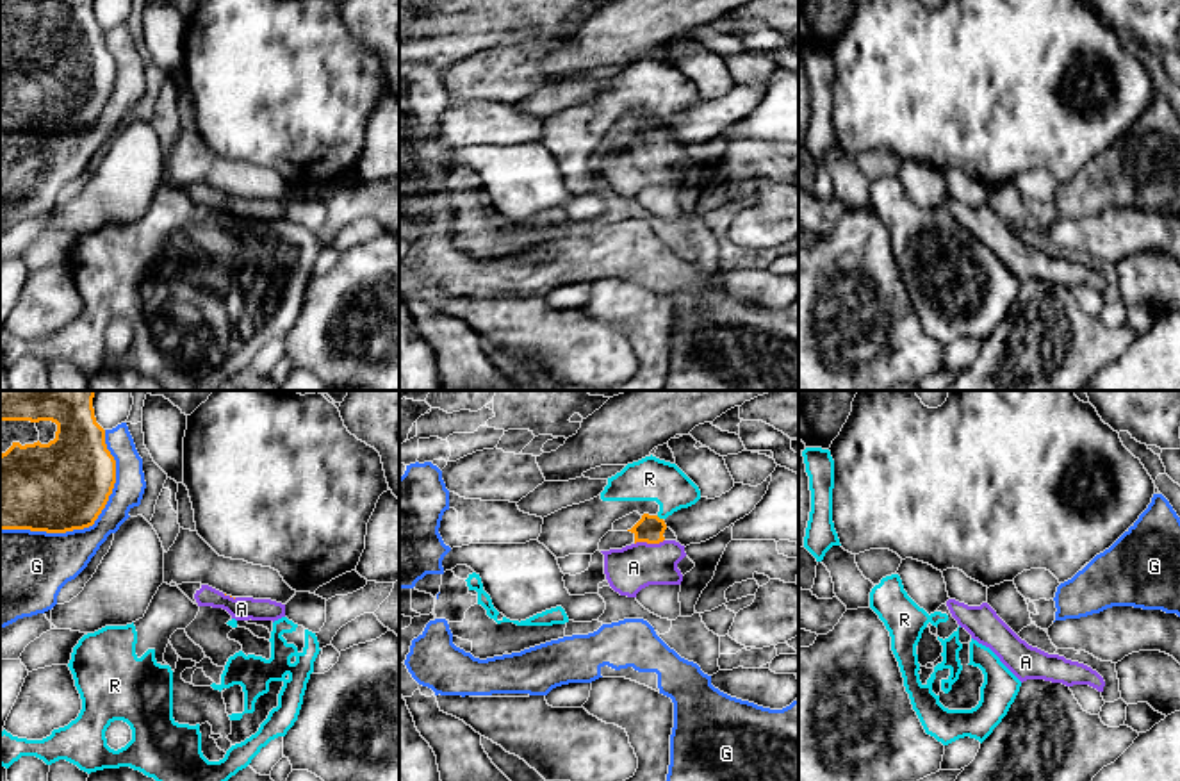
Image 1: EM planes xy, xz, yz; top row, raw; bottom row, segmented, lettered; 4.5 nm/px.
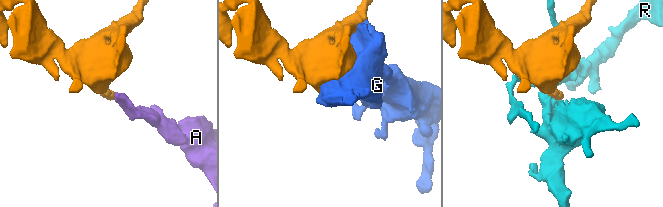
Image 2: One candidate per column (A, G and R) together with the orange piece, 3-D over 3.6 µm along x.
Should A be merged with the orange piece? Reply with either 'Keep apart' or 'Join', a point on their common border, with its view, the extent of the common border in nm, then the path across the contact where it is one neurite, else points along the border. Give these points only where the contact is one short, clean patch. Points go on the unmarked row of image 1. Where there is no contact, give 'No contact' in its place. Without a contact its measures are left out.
Join. Touches orange at xz (649, 143). Shared border 140 nm. Path across: xz (649, 129), (649, 143), (649, 152), (633, 168)

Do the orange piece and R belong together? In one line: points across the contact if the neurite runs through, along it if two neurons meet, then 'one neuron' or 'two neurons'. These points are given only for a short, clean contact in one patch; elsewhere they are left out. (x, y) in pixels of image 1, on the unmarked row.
along xz (656, 116), (662, 120) | two neurons

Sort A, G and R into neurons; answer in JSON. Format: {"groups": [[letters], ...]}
{"groups": [["A"], ["G"], ["R"]]}

